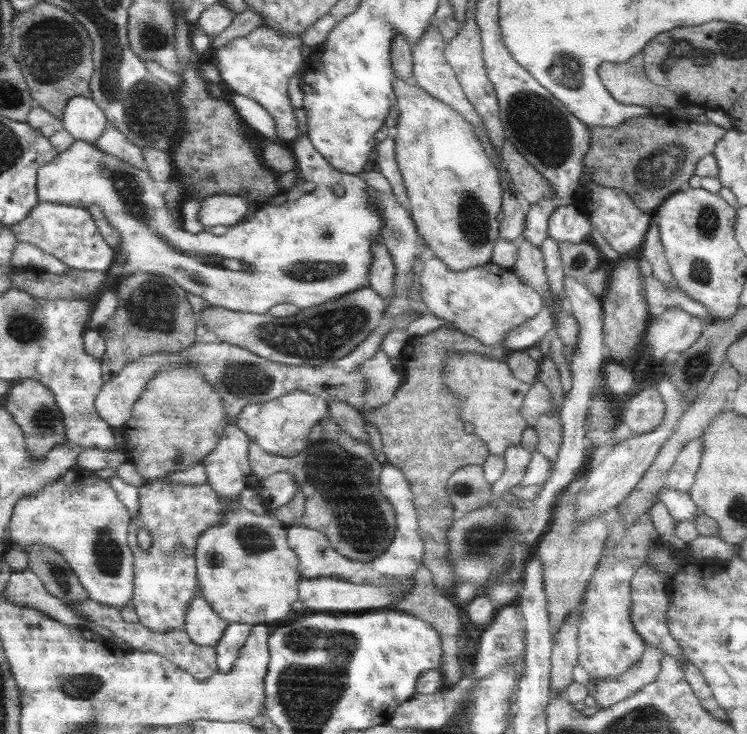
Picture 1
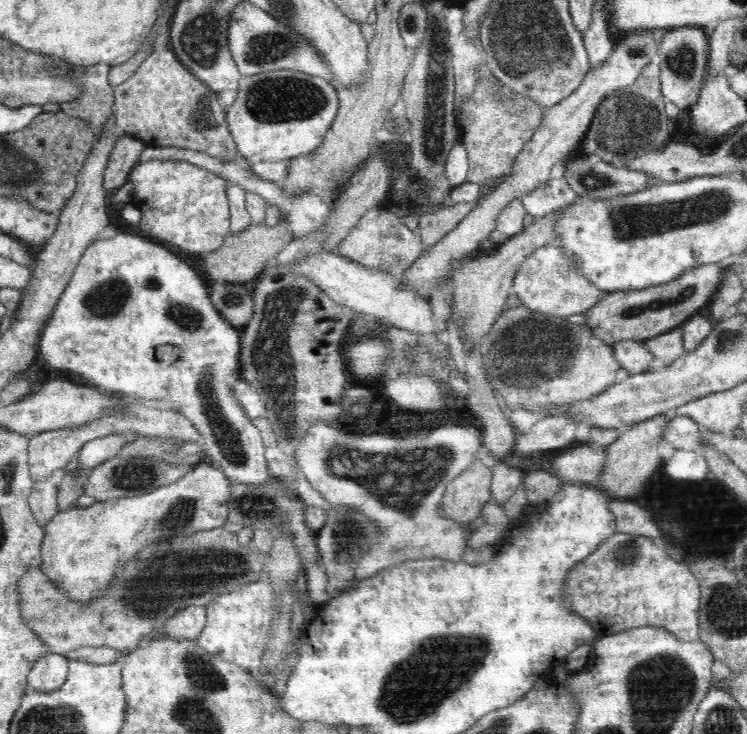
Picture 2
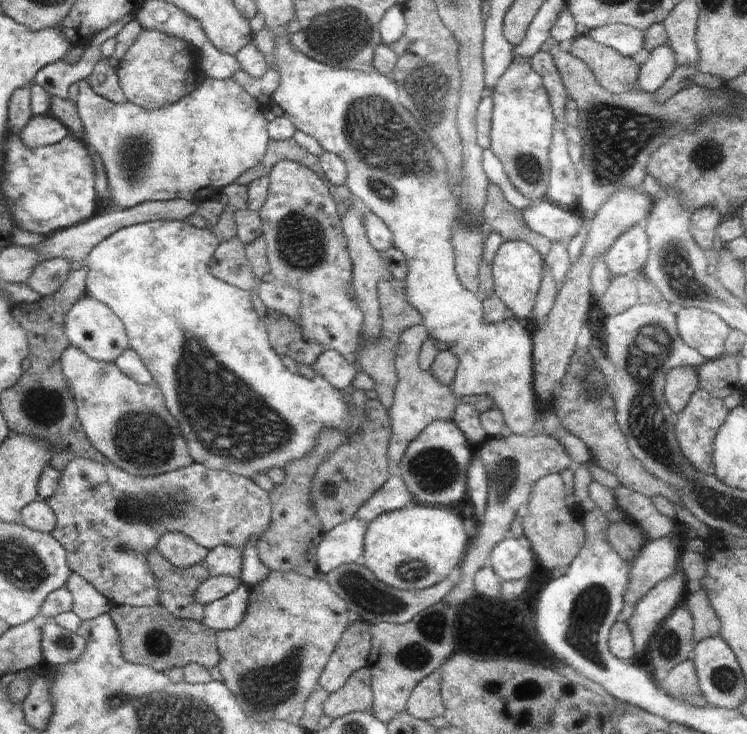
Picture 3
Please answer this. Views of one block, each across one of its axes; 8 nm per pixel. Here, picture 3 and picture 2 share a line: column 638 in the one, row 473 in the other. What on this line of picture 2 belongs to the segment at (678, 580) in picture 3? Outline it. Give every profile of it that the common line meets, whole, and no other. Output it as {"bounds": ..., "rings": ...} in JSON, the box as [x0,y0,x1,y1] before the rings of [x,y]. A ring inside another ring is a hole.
{"bounds":[592,416,669,499],"rings":[[[658,416],[630,427],[630,430],[625,433],[620,433],[612,444],[606,446],[603,471],[592,482],[592,485],[603,490],[613,499],[633,498],[637,489],[643,486],[644,482],[662,464],[660,454],[658,454],[658,443],[663,439],[663,428],[669,420],[668,417]]]}

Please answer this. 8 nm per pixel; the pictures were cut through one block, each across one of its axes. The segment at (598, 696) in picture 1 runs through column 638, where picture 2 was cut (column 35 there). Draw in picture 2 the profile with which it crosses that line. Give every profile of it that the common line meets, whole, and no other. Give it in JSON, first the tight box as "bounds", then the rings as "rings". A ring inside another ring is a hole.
{"bounds":[27,653,68,692],"rings":[[[54,653],[38,658],[27,678],[29,688],[40,692],[58,690],[67,681],[68,662],[65,655]]]}

